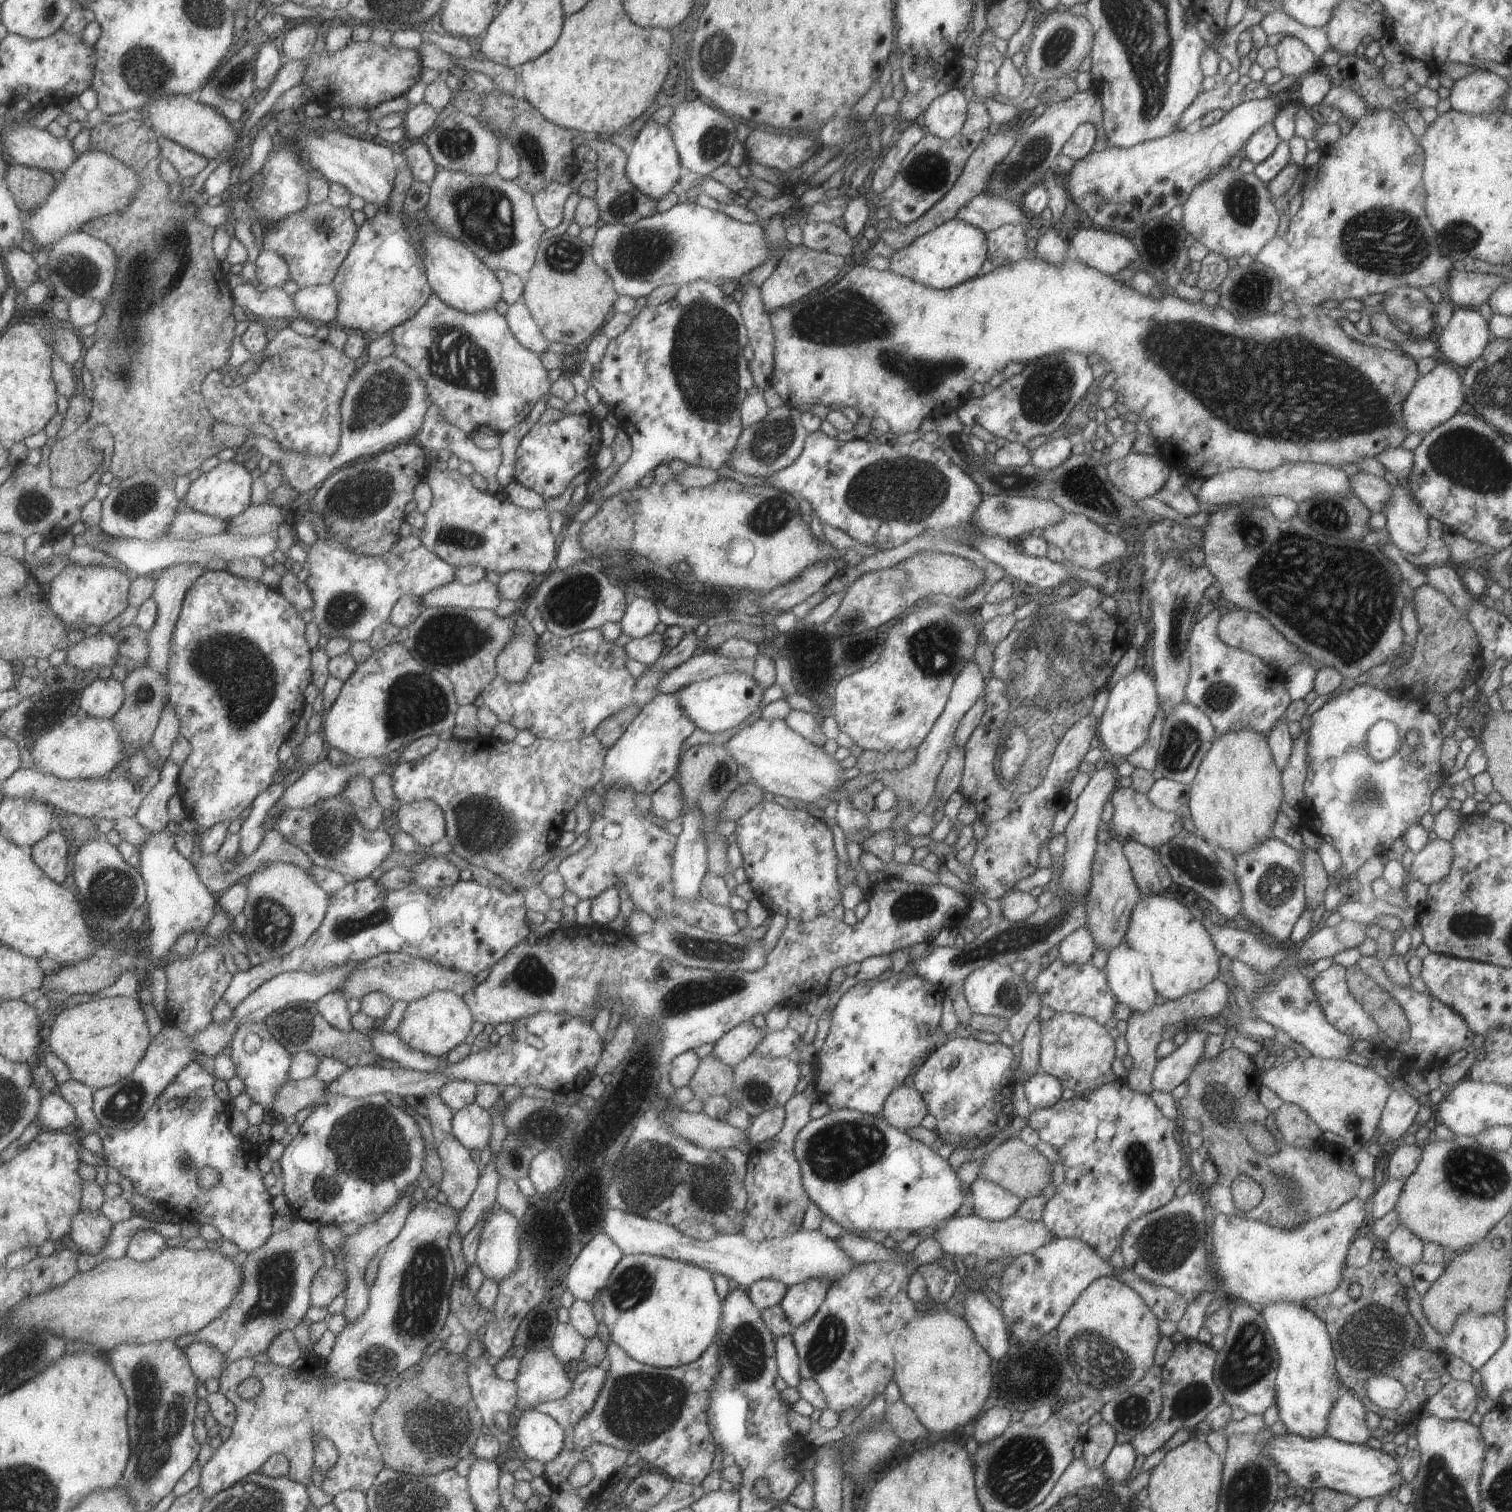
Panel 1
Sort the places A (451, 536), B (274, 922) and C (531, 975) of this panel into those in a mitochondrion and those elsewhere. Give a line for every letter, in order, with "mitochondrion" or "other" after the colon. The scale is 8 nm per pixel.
A: mitochondrion
B: mitochondrion
C: mitochondrion

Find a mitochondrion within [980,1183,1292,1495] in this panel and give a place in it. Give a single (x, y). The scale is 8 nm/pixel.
(1099, 1362)

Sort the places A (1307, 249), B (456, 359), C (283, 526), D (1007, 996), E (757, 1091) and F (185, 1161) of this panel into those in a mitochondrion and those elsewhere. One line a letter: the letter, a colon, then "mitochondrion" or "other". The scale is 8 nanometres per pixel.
A: other
B: mitochondrion
C: other
D: mitochondrion
E: mitochondrion
F: mitochondrion

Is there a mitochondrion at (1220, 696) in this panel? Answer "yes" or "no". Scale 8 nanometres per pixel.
yes

